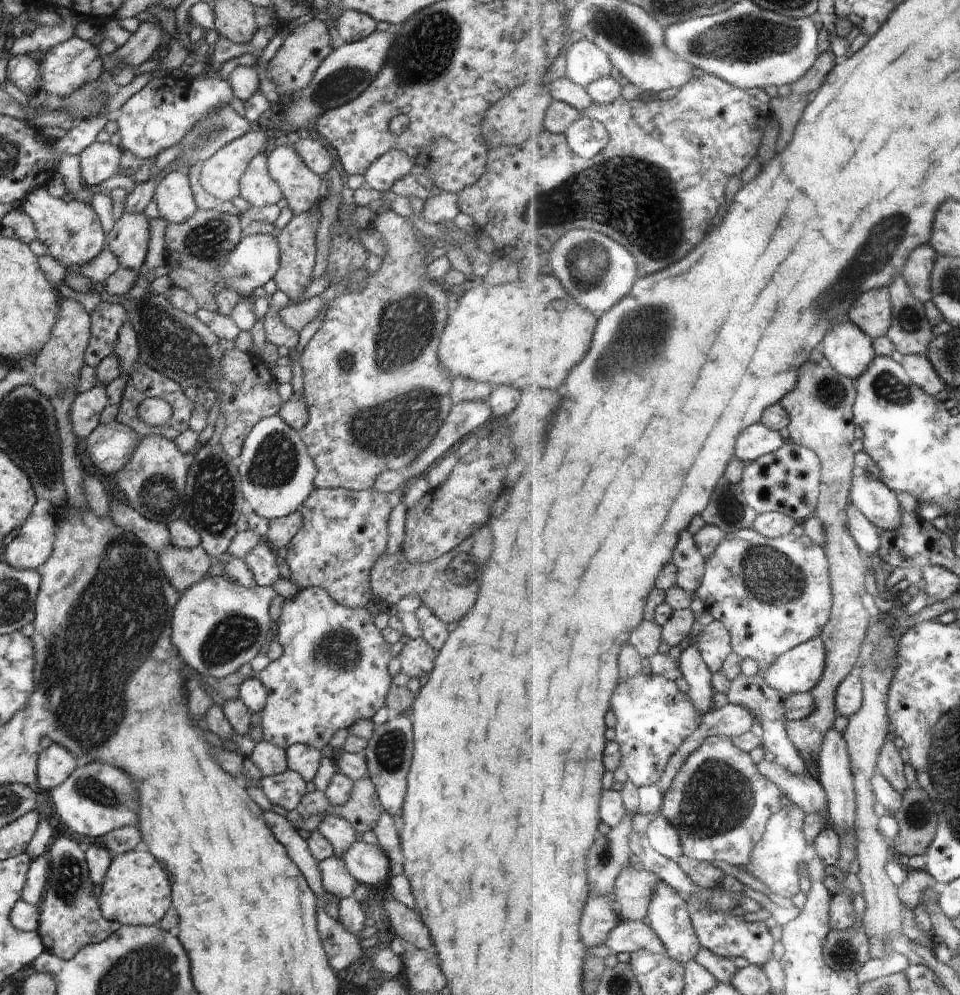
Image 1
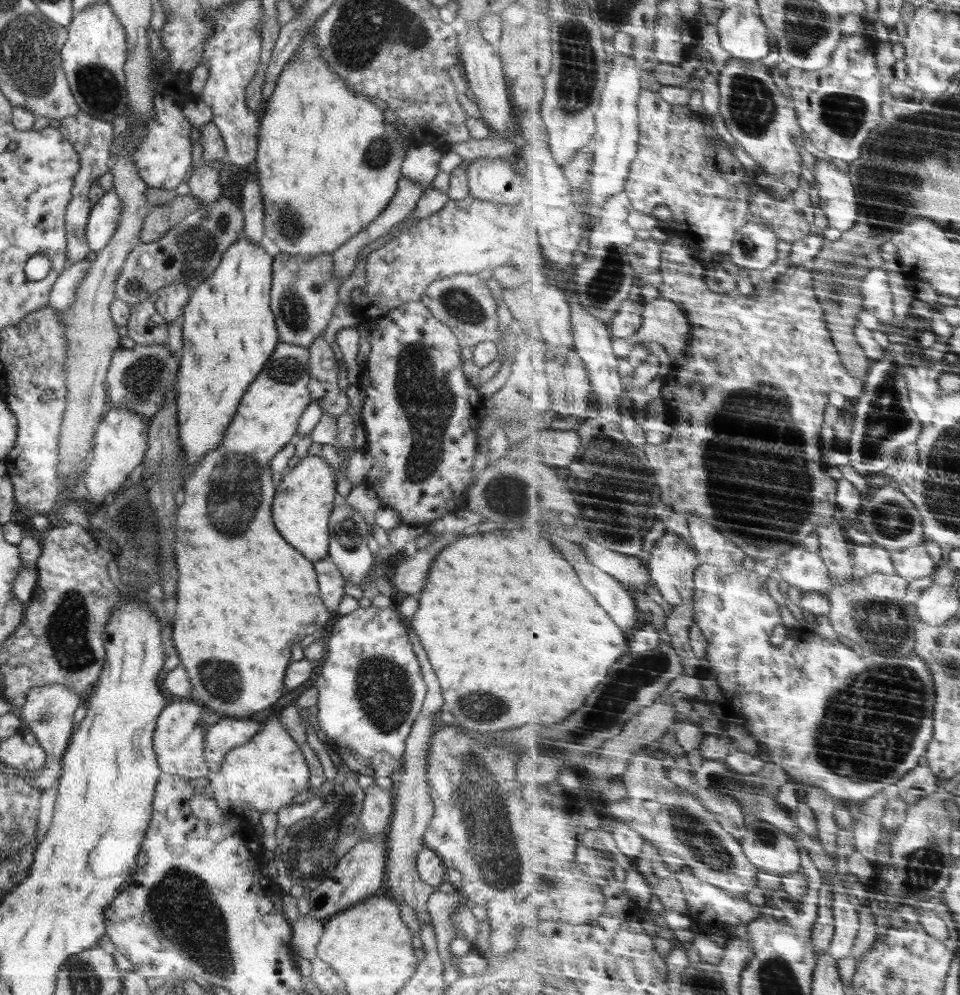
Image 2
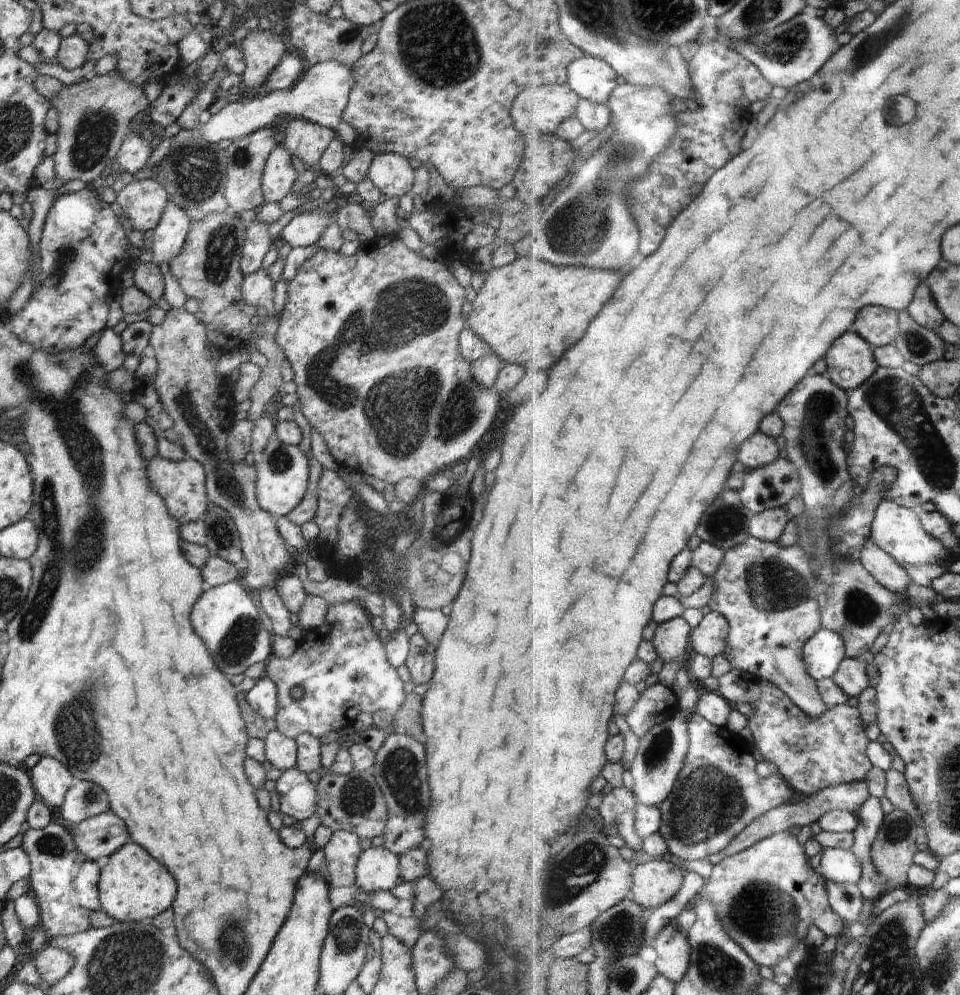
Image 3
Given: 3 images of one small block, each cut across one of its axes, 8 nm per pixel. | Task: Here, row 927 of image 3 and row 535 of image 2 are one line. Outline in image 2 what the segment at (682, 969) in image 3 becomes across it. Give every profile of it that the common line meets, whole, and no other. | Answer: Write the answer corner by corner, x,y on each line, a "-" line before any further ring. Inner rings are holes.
666,532
654,547
648,564
653,582
668,603
678,607
695,602
697,591
695,578
702,562
697,548
692,543
684,541
674,532

